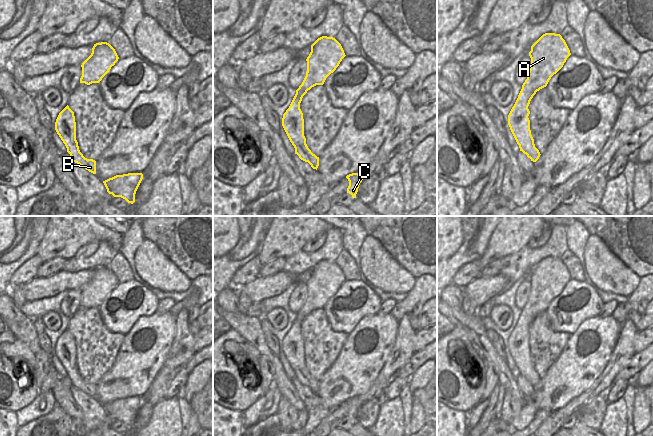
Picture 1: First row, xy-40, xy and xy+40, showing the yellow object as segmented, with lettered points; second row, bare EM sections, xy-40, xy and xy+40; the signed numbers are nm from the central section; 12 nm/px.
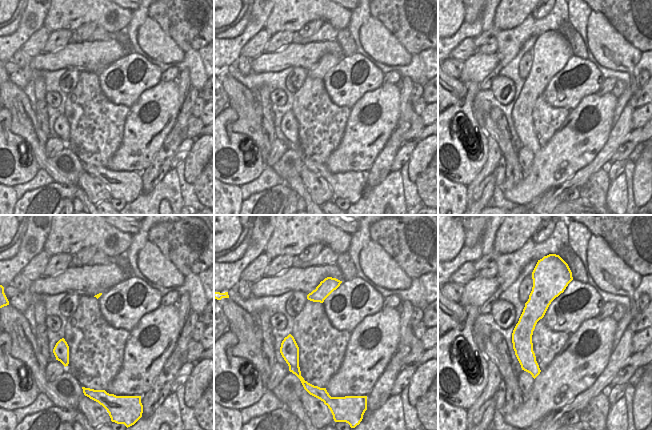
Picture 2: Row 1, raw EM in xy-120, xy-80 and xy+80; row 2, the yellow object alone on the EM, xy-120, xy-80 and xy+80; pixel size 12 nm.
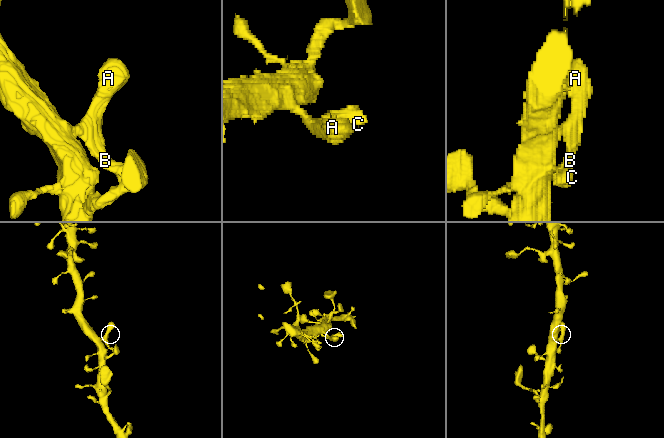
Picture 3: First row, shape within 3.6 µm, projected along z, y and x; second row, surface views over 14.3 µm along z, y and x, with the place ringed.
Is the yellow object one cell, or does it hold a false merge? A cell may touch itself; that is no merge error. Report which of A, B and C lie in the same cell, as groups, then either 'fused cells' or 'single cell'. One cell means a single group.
A B C | single cell

